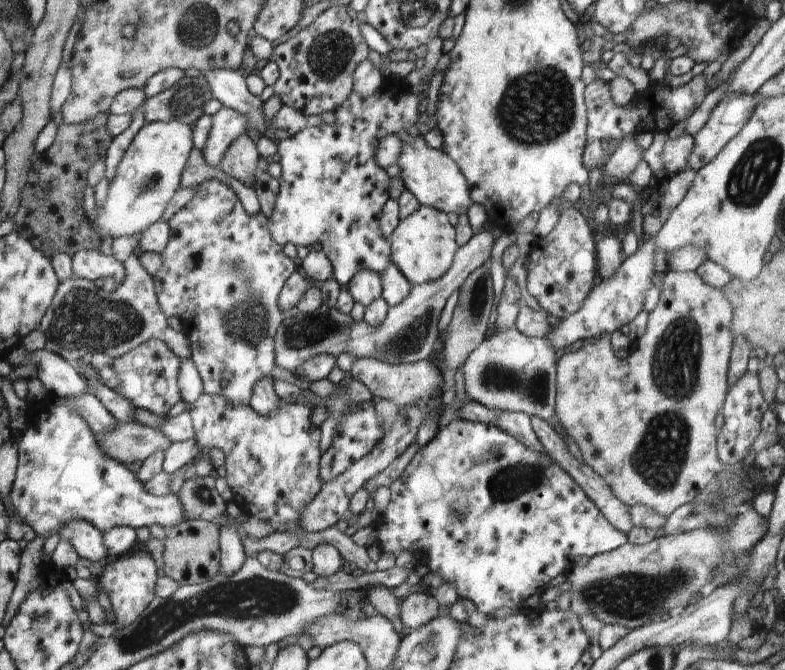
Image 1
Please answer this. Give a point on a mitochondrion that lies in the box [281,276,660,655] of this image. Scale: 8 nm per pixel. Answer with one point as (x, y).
(505, 482)

